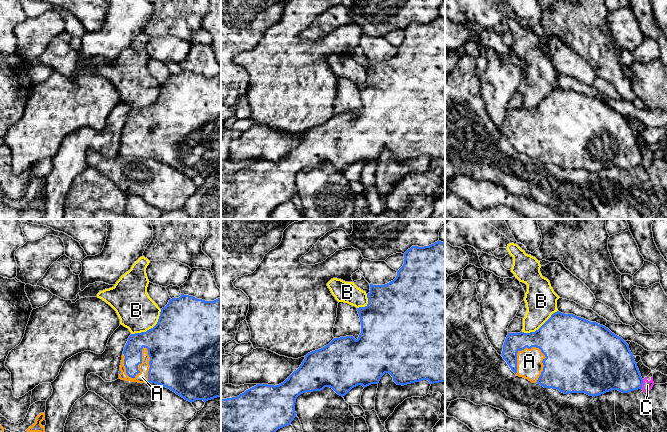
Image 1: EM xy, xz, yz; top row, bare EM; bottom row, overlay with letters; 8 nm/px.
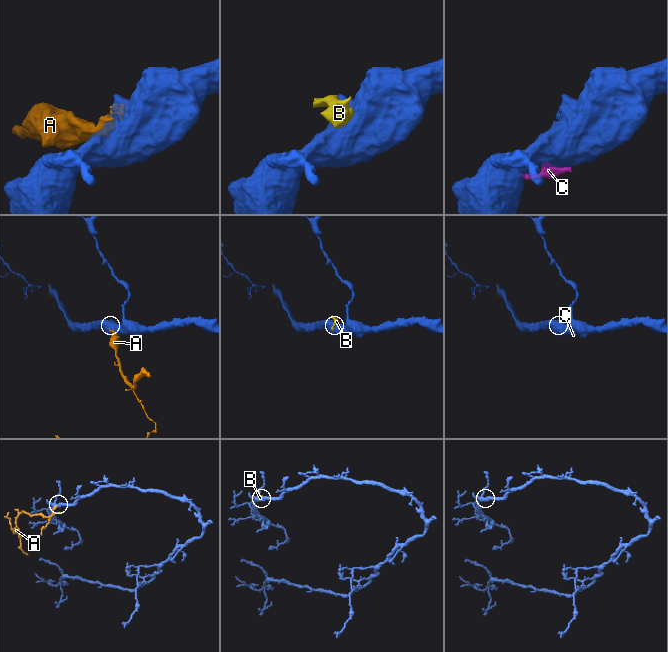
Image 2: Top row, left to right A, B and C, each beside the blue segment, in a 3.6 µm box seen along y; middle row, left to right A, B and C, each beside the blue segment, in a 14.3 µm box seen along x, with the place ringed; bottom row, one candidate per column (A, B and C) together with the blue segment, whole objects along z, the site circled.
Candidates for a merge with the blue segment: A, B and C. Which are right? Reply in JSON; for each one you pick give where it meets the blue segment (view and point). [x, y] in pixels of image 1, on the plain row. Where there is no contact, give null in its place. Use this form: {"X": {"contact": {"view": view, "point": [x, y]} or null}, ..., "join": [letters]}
{"A": {"contact": {"view": "xy", "point": [141, 134]}}, "join": ["A"]}

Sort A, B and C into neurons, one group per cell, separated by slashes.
A / B / C

